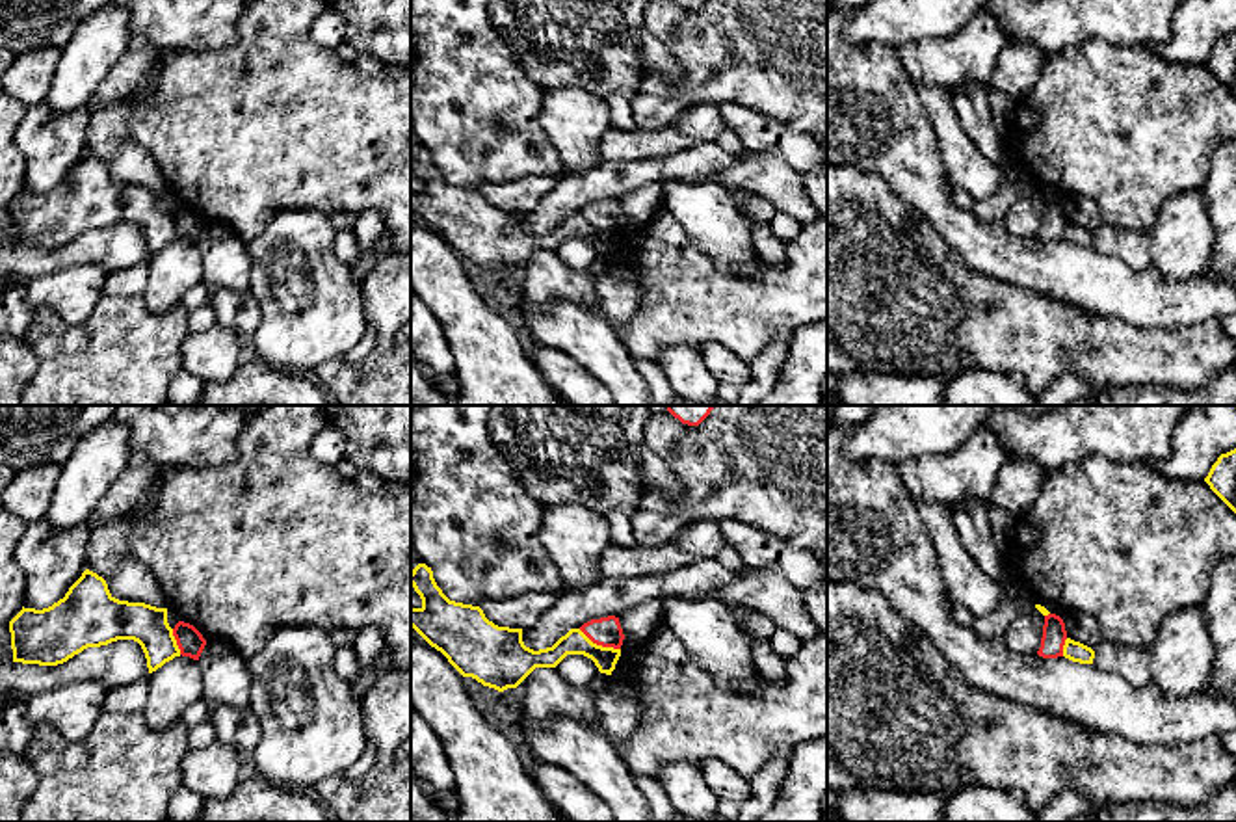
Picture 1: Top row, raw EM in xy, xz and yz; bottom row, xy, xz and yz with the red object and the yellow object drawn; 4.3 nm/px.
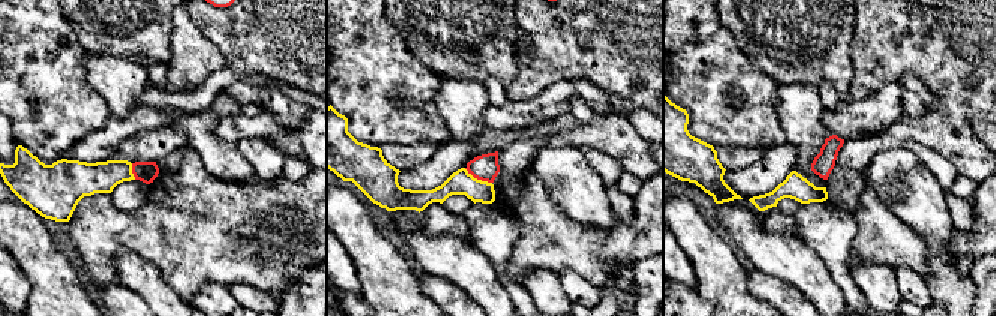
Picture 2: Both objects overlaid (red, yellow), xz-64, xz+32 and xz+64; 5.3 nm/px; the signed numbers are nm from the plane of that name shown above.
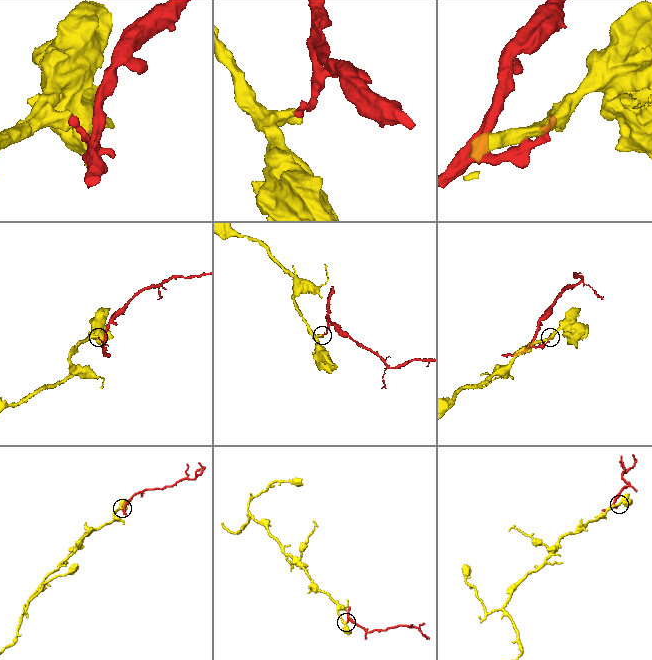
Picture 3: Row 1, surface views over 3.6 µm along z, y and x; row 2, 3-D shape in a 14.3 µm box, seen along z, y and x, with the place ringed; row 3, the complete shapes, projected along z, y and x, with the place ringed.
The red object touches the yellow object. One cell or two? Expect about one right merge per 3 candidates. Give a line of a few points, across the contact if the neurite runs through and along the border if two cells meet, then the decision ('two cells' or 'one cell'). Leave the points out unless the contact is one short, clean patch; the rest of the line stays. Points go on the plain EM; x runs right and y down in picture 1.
line xz (578, 212), (593, 225), (619, 233); two cells

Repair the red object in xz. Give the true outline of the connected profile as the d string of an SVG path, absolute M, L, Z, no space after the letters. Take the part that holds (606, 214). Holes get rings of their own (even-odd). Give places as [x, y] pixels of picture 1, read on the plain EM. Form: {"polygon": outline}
{"polygon": "M608 199L591 203L580 210L580 214L597 229L621 232L625 218L619 201Z"}

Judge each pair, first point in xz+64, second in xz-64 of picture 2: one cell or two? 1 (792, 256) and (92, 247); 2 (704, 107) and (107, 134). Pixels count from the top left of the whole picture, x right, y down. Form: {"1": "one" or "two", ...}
{"1": "two", "2": "two"}

